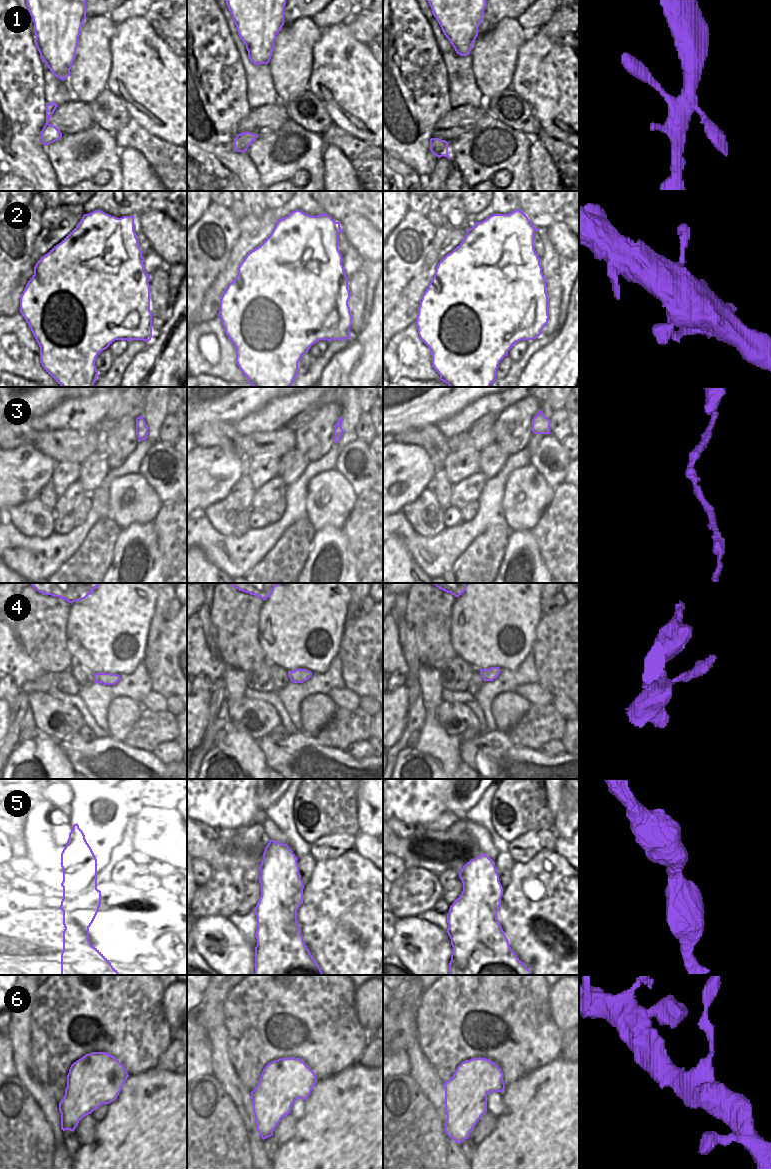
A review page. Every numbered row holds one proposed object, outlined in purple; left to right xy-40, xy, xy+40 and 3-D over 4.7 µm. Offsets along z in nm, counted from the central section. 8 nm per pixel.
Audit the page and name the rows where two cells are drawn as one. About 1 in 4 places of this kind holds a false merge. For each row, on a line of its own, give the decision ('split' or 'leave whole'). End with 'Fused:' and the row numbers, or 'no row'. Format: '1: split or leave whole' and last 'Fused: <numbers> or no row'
1: leave whole
2: leave whole
3: leave whole
4: leave whole
5: leave whole
6: leave whole
Fused: no row

